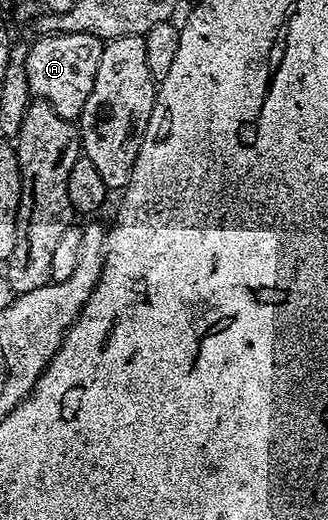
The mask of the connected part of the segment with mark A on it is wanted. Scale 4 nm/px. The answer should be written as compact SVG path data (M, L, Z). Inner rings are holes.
M47 34L37 40L31 45L26 65L31 95L52 104L61 118L78 119L84 104L88 104L88 96L92 96L104 42L90 34Z

